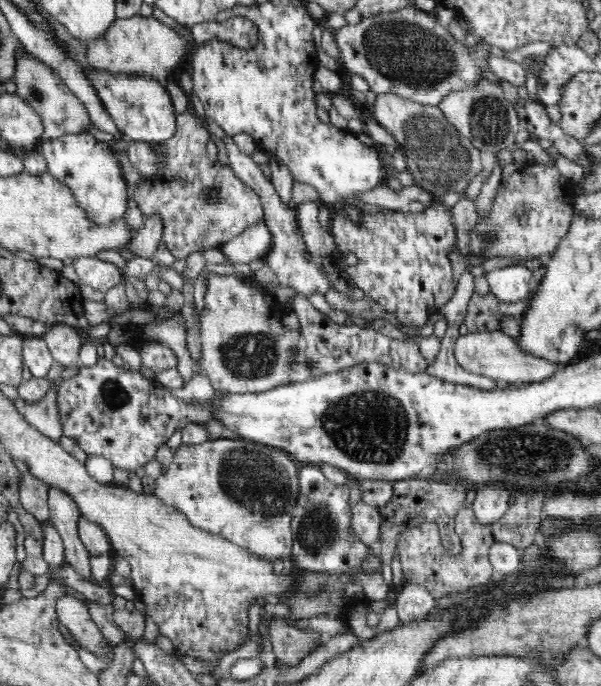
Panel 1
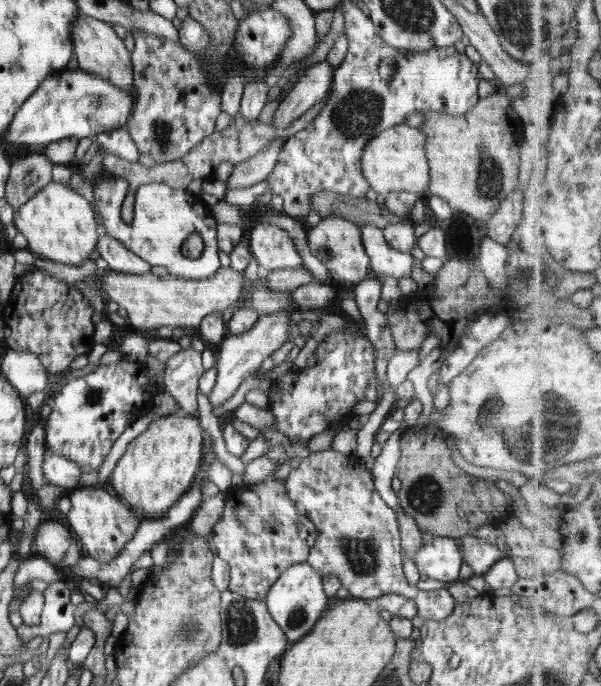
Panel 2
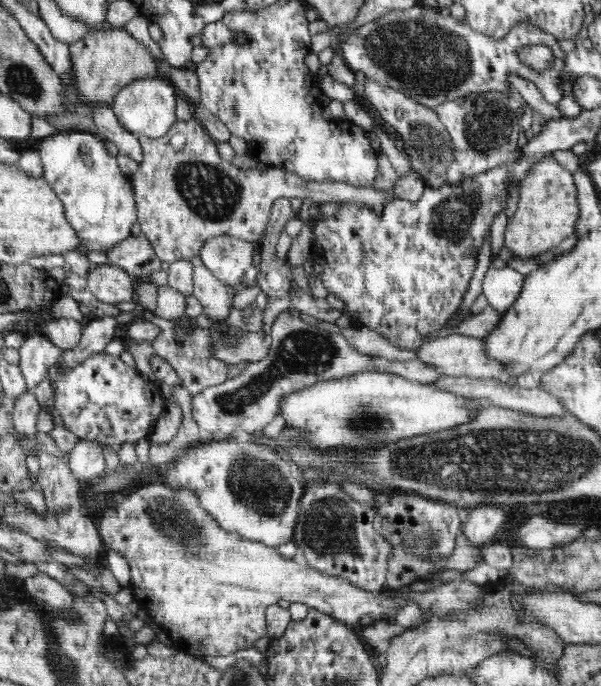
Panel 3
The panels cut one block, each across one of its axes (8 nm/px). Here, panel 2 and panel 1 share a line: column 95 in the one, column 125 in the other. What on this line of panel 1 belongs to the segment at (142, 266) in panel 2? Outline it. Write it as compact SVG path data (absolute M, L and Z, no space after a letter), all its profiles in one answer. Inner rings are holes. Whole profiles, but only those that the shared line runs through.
M150 215L143 219L143 225L132 234L128 246L126 246L126 256L144 257L152 259L158 243L162 239L162 217Z

